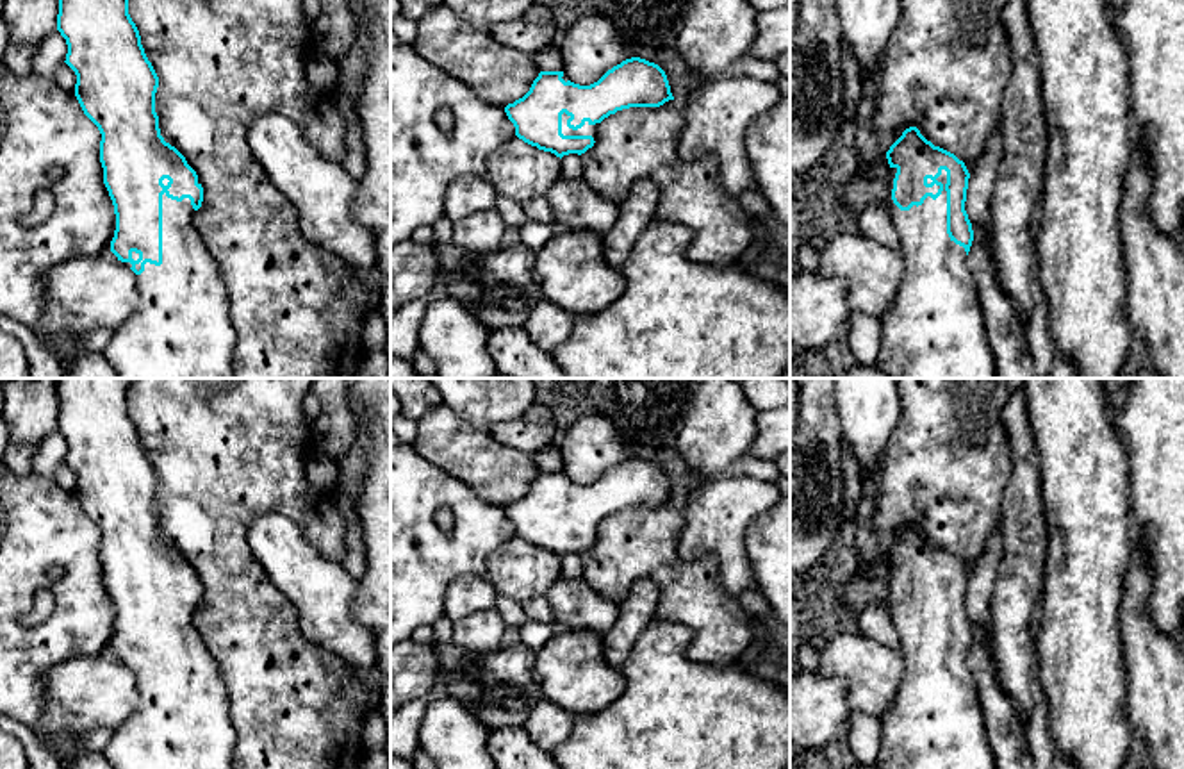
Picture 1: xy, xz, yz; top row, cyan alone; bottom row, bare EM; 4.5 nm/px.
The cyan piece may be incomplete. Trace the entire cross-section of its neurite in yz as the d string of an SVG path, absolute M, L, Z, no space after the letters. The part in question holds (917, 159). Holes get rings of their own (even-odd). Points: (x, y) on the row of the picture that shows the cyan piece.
M917 127L902 132L886 159L886 211L900 237L904 277L893 305L881 318L883 346L876 366L890 378L997 378L984 307L968 266L974 230L965 211L970 178L965 162L934 146Z

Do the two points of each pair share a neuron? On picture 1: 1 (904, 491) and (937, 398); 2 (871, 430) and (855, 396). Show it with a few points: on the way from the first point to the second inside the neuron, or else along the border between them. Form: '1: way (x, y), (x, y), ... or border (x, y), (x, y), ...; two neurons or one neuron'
1: way (928, 468), (937, 459), (937, 421); one neuron
2: way (867, 421), (867, 409), (863, 405); one neuron

